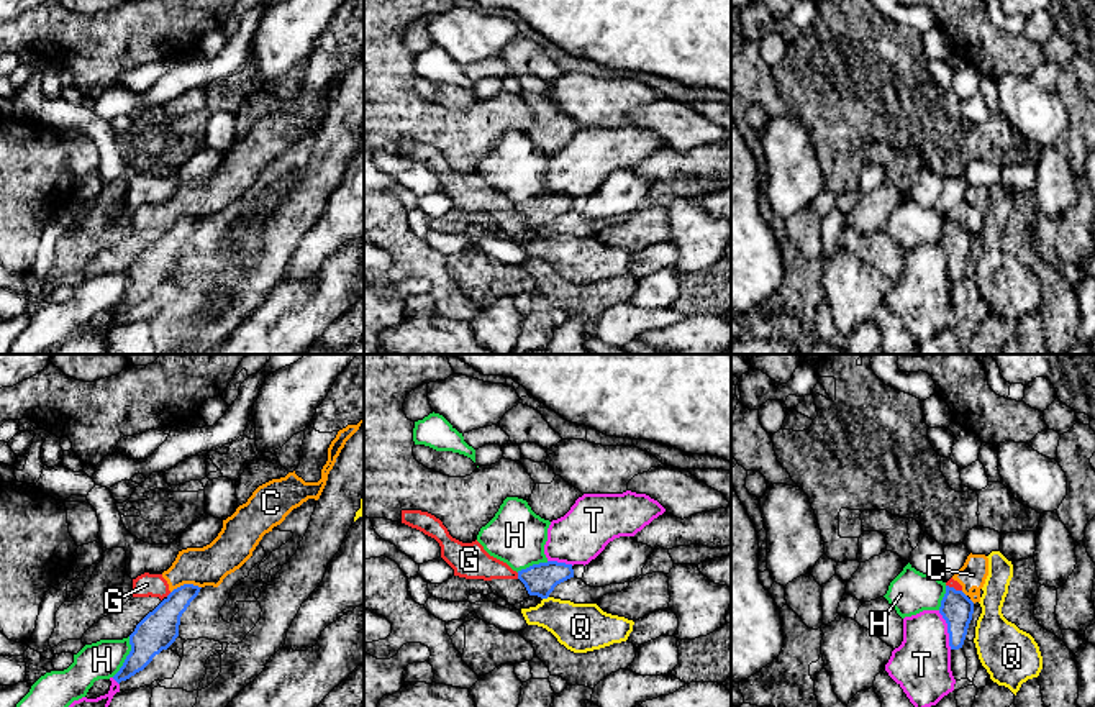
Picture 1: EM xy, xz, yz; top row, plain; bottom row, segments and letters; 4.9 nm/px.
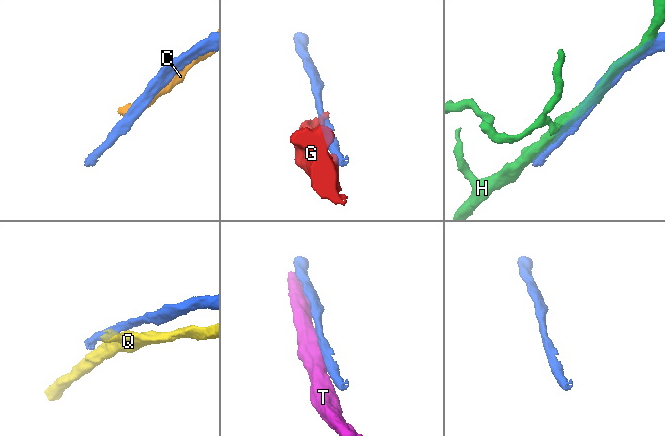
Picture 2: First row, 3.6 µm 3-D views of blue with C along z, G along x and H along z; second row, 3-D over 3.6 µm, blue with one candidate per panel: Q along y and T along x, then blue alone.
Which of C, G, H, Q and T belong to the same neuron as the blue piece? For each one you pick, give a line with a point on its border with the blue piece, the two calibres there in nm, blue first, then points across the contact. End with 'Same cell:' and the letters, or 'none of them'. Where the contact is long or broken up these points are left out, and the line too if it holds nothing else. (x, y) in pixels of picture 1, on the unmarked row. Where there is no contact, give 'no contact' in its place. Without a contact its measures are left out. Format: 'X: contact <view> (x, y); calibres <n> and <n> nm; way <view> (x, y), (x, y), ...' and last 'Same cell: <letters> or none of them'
Same cell: none of them

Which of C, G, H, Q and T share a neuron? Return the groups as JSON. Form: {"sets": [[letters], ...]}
{"sets": [["C", "G"], ["H"], ["Q"], ["T"]]}

